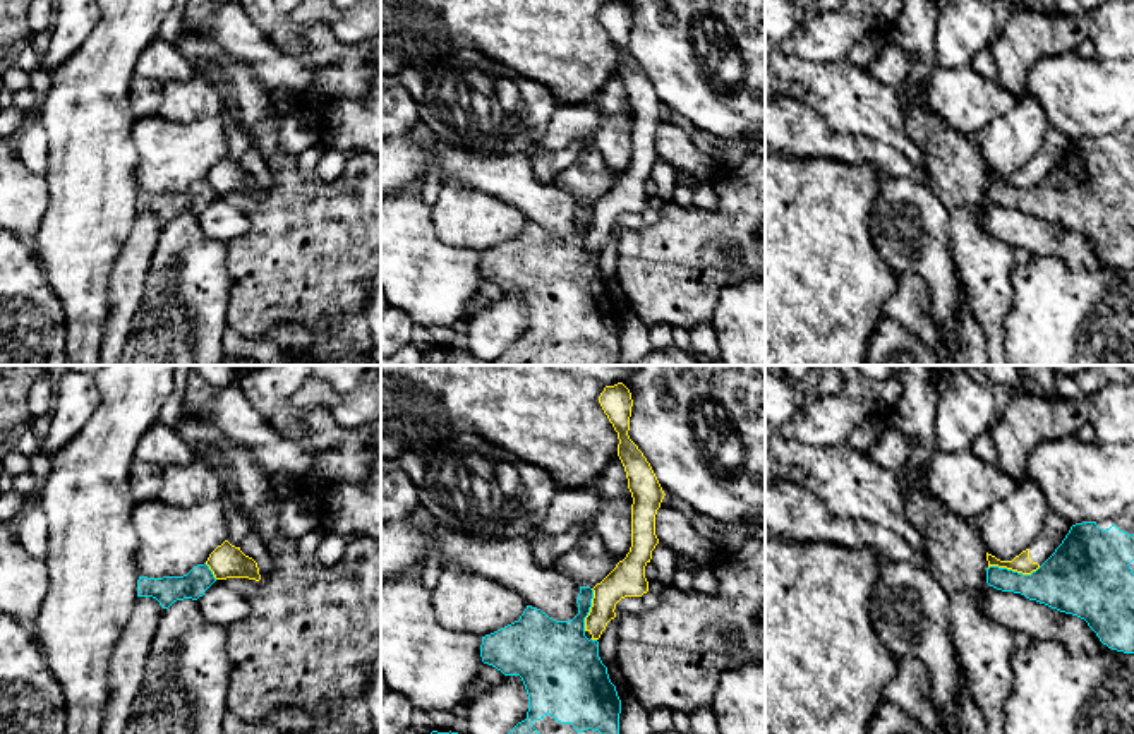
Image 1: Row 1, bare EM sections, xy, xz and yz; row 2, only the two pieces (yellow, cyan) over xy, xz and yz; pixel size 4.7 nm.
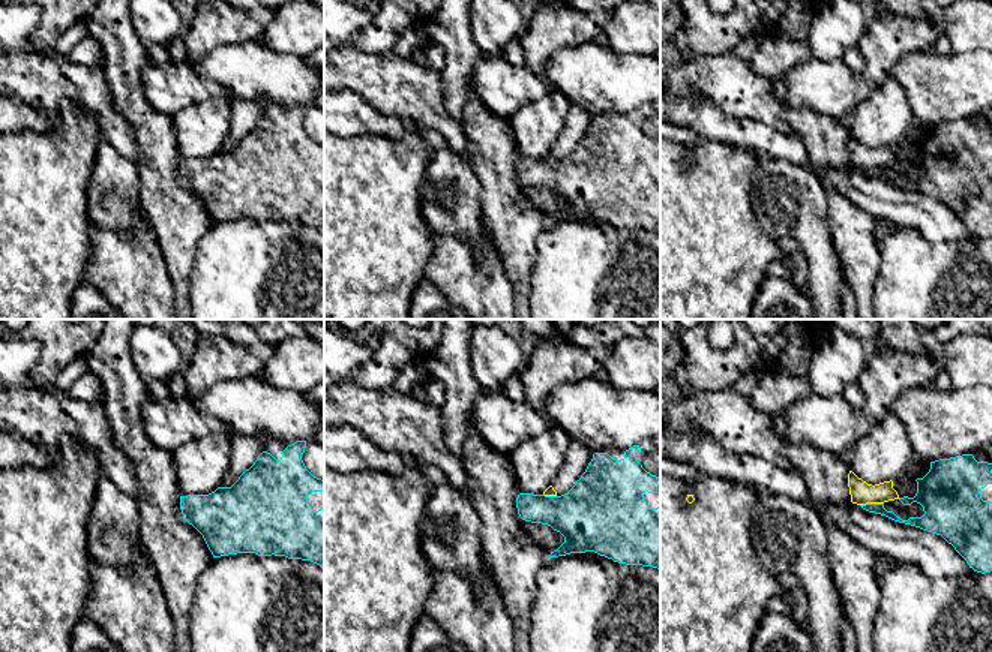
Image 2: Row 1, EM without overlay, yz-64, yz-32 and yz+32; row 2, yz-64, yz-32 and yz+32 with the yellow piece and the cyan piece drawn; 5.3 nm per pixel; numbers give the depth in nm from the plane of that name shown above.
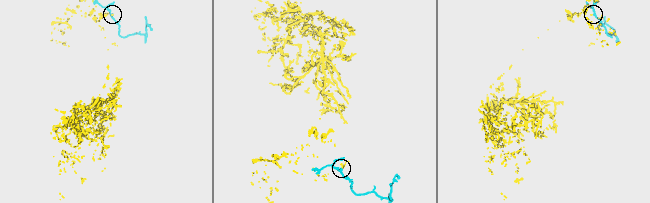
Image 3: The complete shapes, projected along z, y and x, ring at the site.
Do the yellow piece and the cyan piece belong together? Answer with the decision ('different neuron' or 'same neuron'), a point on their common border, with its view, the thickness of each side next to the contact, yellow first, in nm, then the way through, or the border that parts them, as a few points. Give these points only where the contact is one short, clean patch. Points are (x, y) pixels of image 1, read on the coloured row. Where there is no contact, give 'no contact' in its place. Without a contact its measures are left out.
different neuron | yz (1014, 570) | 90/280 nm | along yz (1040, 566), (1030, 573), (997, 566), (989, 568)

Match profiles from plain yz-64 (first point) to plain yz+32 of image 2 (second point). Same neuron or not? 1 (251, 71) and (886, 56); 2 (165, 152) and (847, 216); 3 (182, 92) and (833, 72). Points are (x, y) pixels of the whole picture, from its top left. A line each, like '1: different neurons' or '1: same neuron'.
1: different neurons
2: same neuron
3: same neuron

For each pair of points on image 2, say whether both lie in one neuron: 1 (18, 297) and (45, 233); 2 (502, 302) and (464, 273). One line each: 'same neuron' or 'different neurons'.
1: same neuron
2: same neuron

